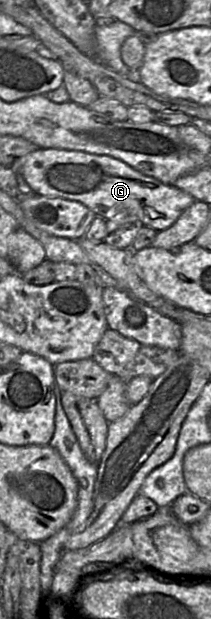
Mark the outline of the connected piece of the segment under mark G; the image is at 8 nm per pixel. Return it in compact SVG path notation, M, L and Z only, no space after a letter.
M38 148L27 156L20 173L35 194L81 202L97 216L107 220L115 216L130 216L157 232L172 226L184 210L195 201L189 193L145 175L119 159L109 155L96 155L78 150Z

